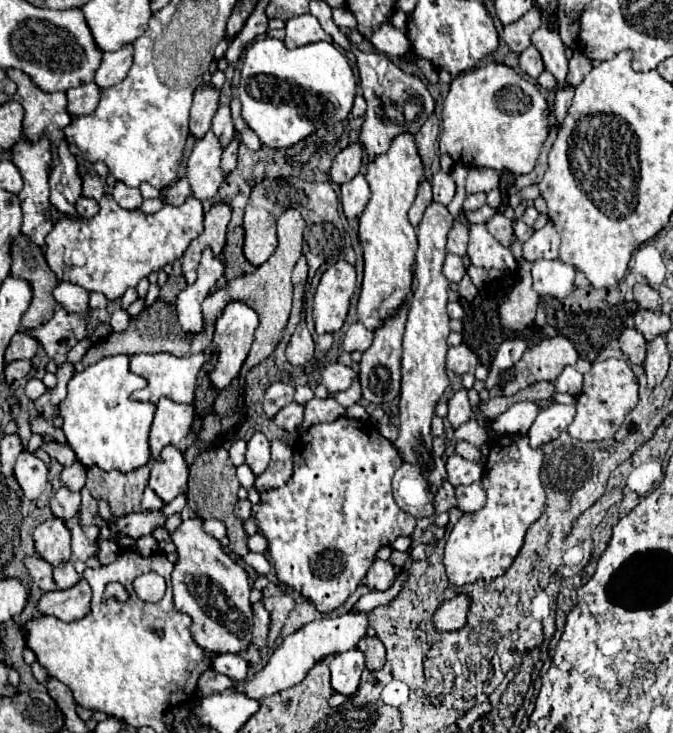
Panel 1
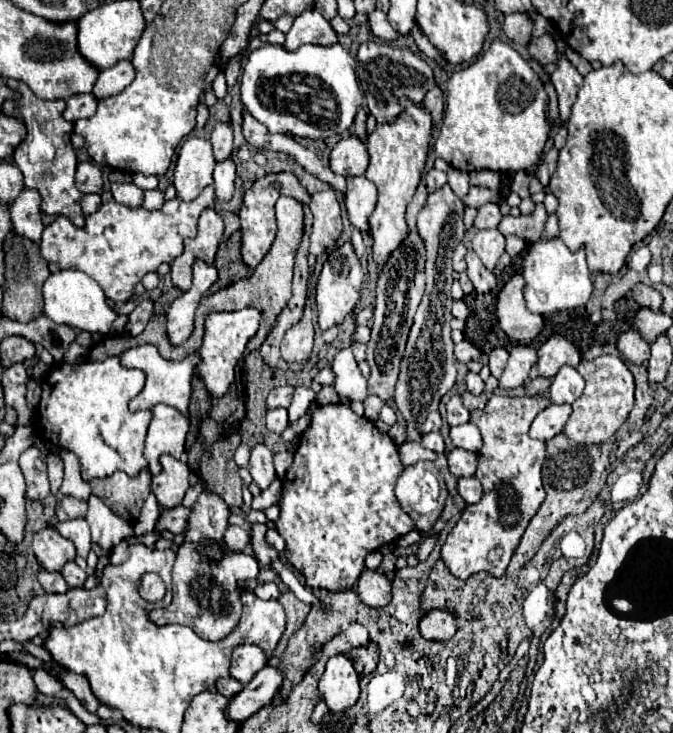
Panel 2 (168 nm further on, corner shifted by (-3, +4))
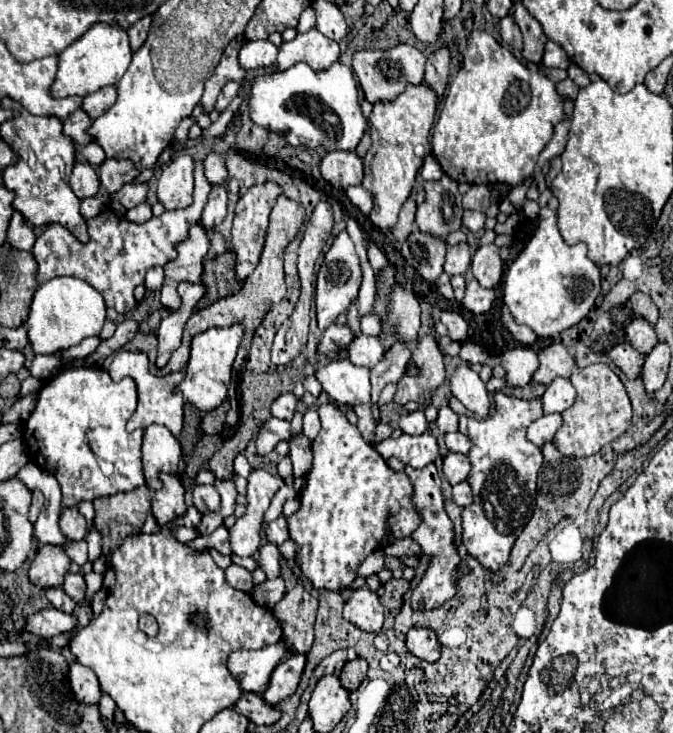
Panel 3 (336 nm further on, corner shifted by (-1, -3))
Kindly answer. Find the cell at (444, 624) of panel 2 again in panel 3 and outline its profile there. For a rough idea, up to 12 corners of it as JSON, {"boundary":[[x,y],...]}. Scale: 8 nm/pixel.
{"boundary":[[413,627],[407,651],[427,663],[439,659],[437,635]]}

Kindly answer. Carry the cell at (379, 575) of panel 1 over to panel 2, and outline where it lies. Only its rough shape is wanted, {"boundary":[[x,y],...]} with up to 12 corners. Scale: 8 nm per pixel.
{"boundary":[[365,570],[357,592],[369,606],[391,600],[391,582],[381,570]]}

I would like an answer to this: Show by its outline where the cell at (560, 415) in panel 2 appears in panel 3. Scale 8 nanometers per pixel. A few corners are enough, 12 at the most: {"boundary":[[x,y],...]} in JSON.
{"boundary":[[543,415],[529,425],[527,437],[541,447],[553,441],[563,419]]}

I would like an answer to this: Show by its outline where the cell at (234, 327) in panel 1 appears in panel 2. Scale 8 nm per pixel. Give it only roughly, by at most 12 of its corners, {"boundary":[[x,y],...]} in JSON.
{"boundary":[[255,308],[207,316],[197,366],[223,396],[259,328]]}

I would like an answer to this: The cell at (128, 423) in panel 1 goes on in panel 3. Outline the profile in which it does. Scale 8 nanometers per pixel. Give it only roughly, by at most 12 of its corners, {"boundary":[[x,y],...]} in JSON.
{"boundary":[[71,367],[25,423],[63,507],[145,485],[135,381]]}

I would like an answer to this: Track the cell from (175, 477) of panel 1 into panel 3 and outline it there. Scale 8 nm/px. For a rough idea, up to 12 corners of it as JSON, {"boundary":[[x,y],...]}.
{"boundary":[[159,475],[153,517],[167,525],[187,513],[185,489],[175,475]]}

